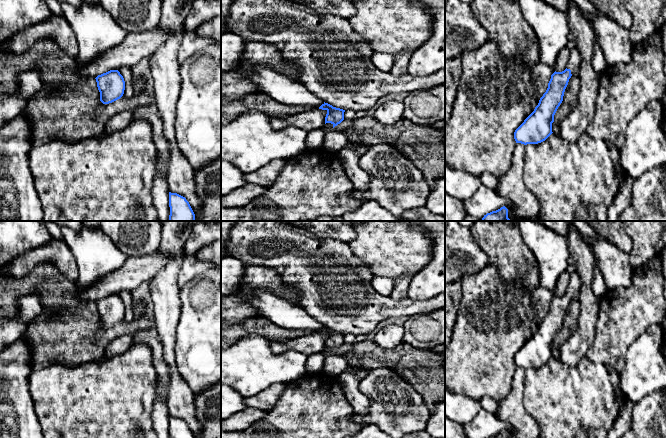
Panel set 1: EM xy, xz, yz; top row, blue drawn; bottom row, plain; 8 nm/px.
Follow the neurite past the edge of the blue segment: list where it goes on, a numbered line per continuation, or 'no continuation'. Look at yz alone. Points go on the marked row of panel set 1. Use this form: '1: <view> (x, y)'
1: yz (575, 60)

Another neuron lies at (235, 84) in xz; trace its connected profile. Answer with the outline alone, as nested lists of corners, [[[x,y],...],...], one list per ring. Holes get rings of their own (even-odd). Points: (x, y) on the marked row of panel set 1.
[[[244,40],[245,45],[238,67],[221,73],[221,96],[229,99],[239,99],[247,95],[259,93],[258,88],[249,77],[254,65],[264,65],[276,72],[299,81],[298,68],[284,59],[275,45]]]

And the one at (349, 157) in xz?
[[[353,143],[351,148],[343,148],[336,152],[338,158],[344,166],[346,175],[352,181],[354,189],[365,191],[368,189],[370,178],[368,174],[359,166],[360,155],[355,147],[361,143]]]

